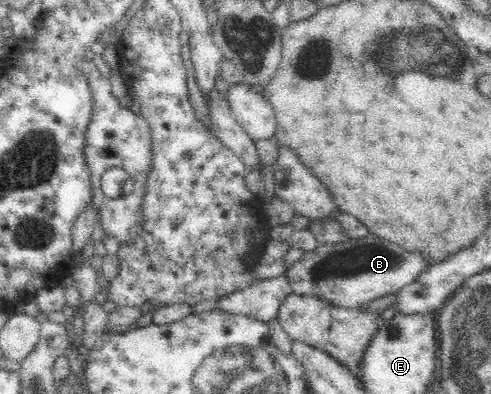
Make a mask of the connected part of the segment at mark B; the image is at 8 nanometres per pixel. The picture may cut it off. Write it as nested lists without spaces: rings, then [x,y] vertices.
[[[372,233],[362,238],[346,239],[332,244],[318,243],[312,250],[307,250],[302,258],[295,260],[283,274],[286,277],[291,294],[298,296],[319,296],[334,308],[362,308],[364,304],[378,300],[387,294],[395,294],[403,286],[412,284],[427,264],[417,252],[408,252],[401,246],[382,240]]]

